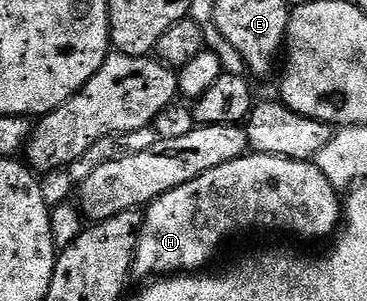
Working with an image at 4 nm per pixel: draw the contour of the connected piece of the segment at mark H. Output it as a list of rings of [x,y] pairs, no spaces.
[[[245,154],[239,156],[234,162],[226,162],[198,178],[194,182],[186,182],[186,186],[178,186],[166,194],[159,196],[152,204],[149,204],[143,213],[144,225],[140,228],[140,242],[136,247],[136,257],[132,263],[132,276],[152,276],[148,278],[168,278],[173,274],[192,274],[197,270],[204,270],[208,263],[216,256],[220,244],[227,242],[231,236],[240,236],[243,232],[285,232],[288,236],[301,236],[304,240],[320,240],[323,236],[328,236],[332,231],[335,233],[342,224],[342,196],[341,193],[318,170],[315,163],[307,160],[287,160],[281,156],[262,156],[259,154]]]

